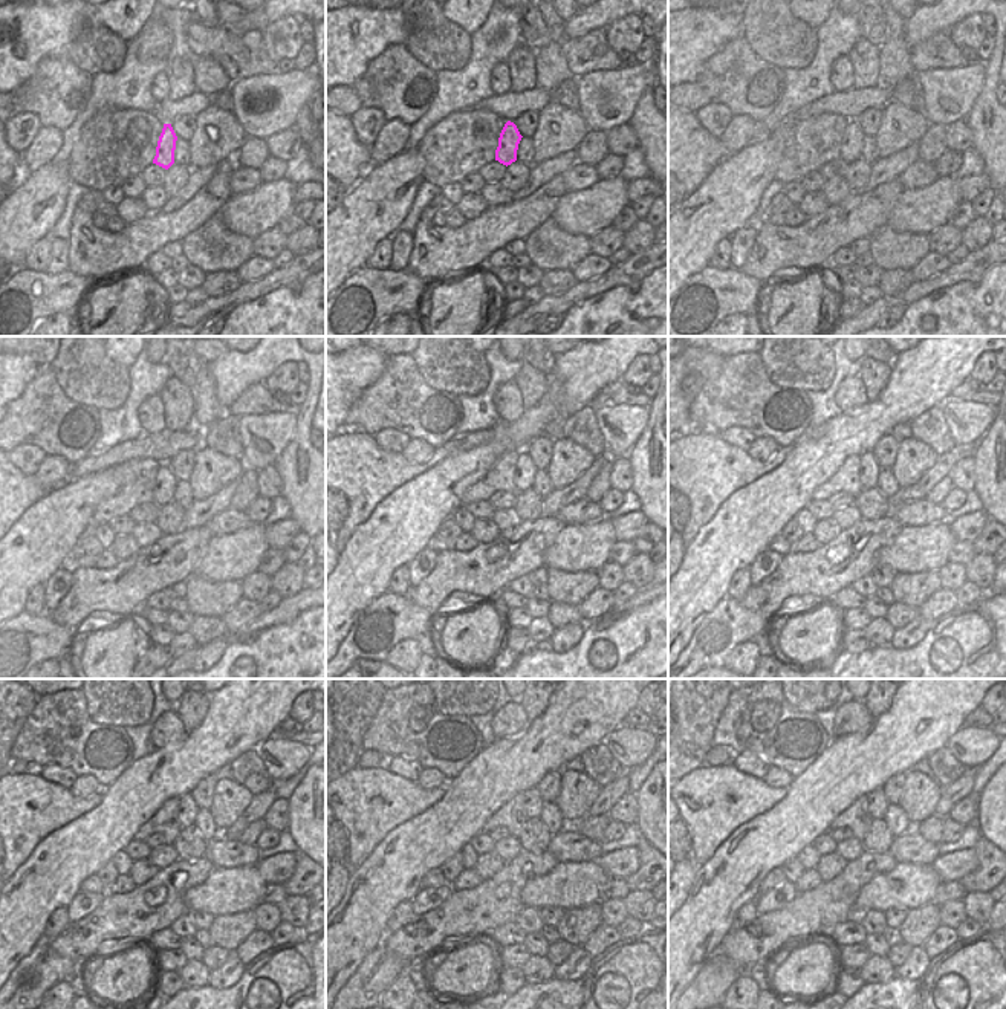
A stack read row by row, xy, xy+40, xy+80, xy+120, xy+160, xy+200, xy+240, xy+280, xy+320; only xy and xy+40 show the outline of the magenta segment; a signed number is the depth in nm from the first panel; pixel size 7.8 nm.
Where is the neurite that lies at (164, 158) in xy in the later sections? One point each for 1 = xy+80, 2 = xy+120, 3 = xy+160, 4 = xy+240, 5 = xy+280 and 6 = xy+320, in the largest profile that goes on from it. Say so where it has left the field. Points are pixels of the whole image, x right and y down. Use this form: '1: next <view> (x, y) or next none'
1: next xy+80 (852, 138)
2: next xy+120 (165, 480)
3: next xy+160 (525, 476)
4: next xy+240 (187, 811)
5: next xy+280 (532, 801)
6: next xy+320 (876, 803)

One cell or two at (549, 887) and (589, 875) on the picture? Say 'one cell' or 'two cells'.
one cell

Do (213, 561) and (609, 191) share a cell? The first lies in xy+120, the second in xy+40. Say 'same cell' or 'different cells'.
same cell

